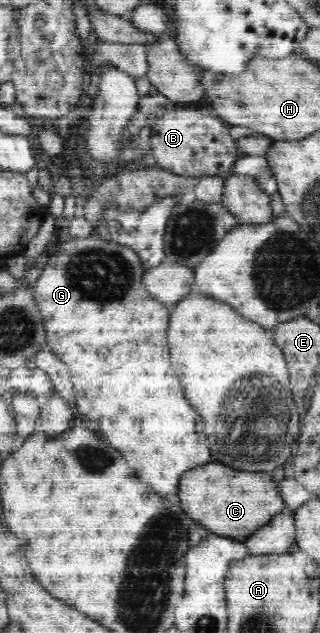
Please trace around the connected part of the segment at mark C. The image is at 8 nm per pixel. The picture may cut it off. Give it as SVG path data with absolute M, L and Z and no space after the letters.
M209 463L187 471L179 481L178 497L183 511L191 519L195 519L210 533L217 533L237 542L244 542L286 508L279 484L269 473L244 472L222 463Z

